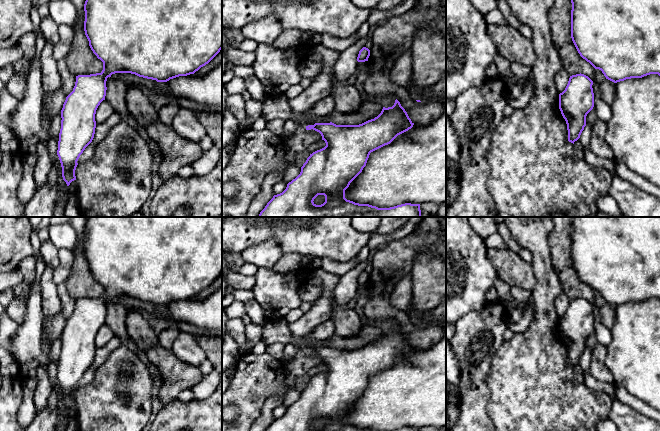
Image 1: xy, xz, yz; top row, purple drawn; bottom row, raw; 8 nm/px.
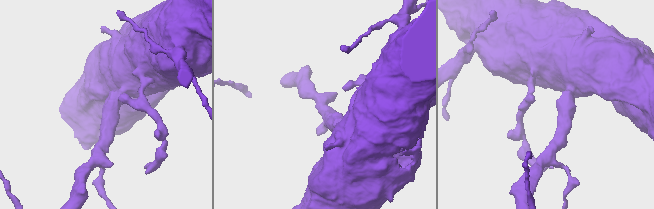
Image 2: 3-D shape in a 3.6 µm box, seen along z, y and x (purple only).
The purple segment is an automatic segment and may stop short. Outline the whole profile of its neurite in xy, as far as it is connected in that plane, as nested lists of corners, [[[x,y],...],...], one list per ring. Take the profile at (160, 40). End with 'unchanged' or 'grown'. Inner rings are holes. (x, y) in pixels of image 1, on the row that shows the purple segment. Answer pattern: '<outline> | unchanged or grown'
[[[86,0],[84,31],[93,53],[103,62],[101,73],[76,76],[73,91],[66,97],[61,110],[61,129],[57,155],[62,177],[67,186],[76,180],[77,161],[95,134],[95,114],[105,100],[106,81],[115,73],[131,73],[139,77],[167,82],[194,74],[208,64],[222,49],[222,0]]] | unchanged

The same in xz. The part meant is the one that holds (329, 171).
[[[396,99],[392,107],[383,107],[377,117],[359,125],[336,125],[330,122],[306,126],[306,130],[319,132],[326,146],[310,154],[301,167],[300,174],[287,184],[282,193],[273,196],[258,217],[422,217],[420,204],[405,203],[390,208],[378,208],[345,198],[345,190],[362,172],[370,153],[390,144],[413,125]],[[318,195],[325,196],[325,202],[321,205],[313,202]]] | unchanged

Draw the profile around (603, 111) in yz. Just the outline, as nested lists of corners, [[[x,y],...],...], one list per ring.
[[[593,81],[592,88],[594,93],[593,108],[596,112],[597,119],[607,124],[611,118],[611,107],[601,99],[599,84]]]

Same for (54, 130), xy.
[[[61,111],[54,116],[51,121],[51,126],[49,128],[48,134],[50,137],[59,137],[60,129],[61,129]]]

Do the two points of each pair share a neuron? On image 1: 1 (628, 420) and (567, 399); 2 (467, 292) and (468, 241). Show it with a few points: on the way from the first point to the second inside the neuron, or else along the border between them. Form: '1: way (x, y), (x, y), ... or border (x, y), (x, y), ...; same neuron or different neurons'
1: border (598, 392), (606, 394), (611, 400), (609, 417); different neurons
2: way (467, 279), (470, 269), (470, 256), (468, 254); same neuron

